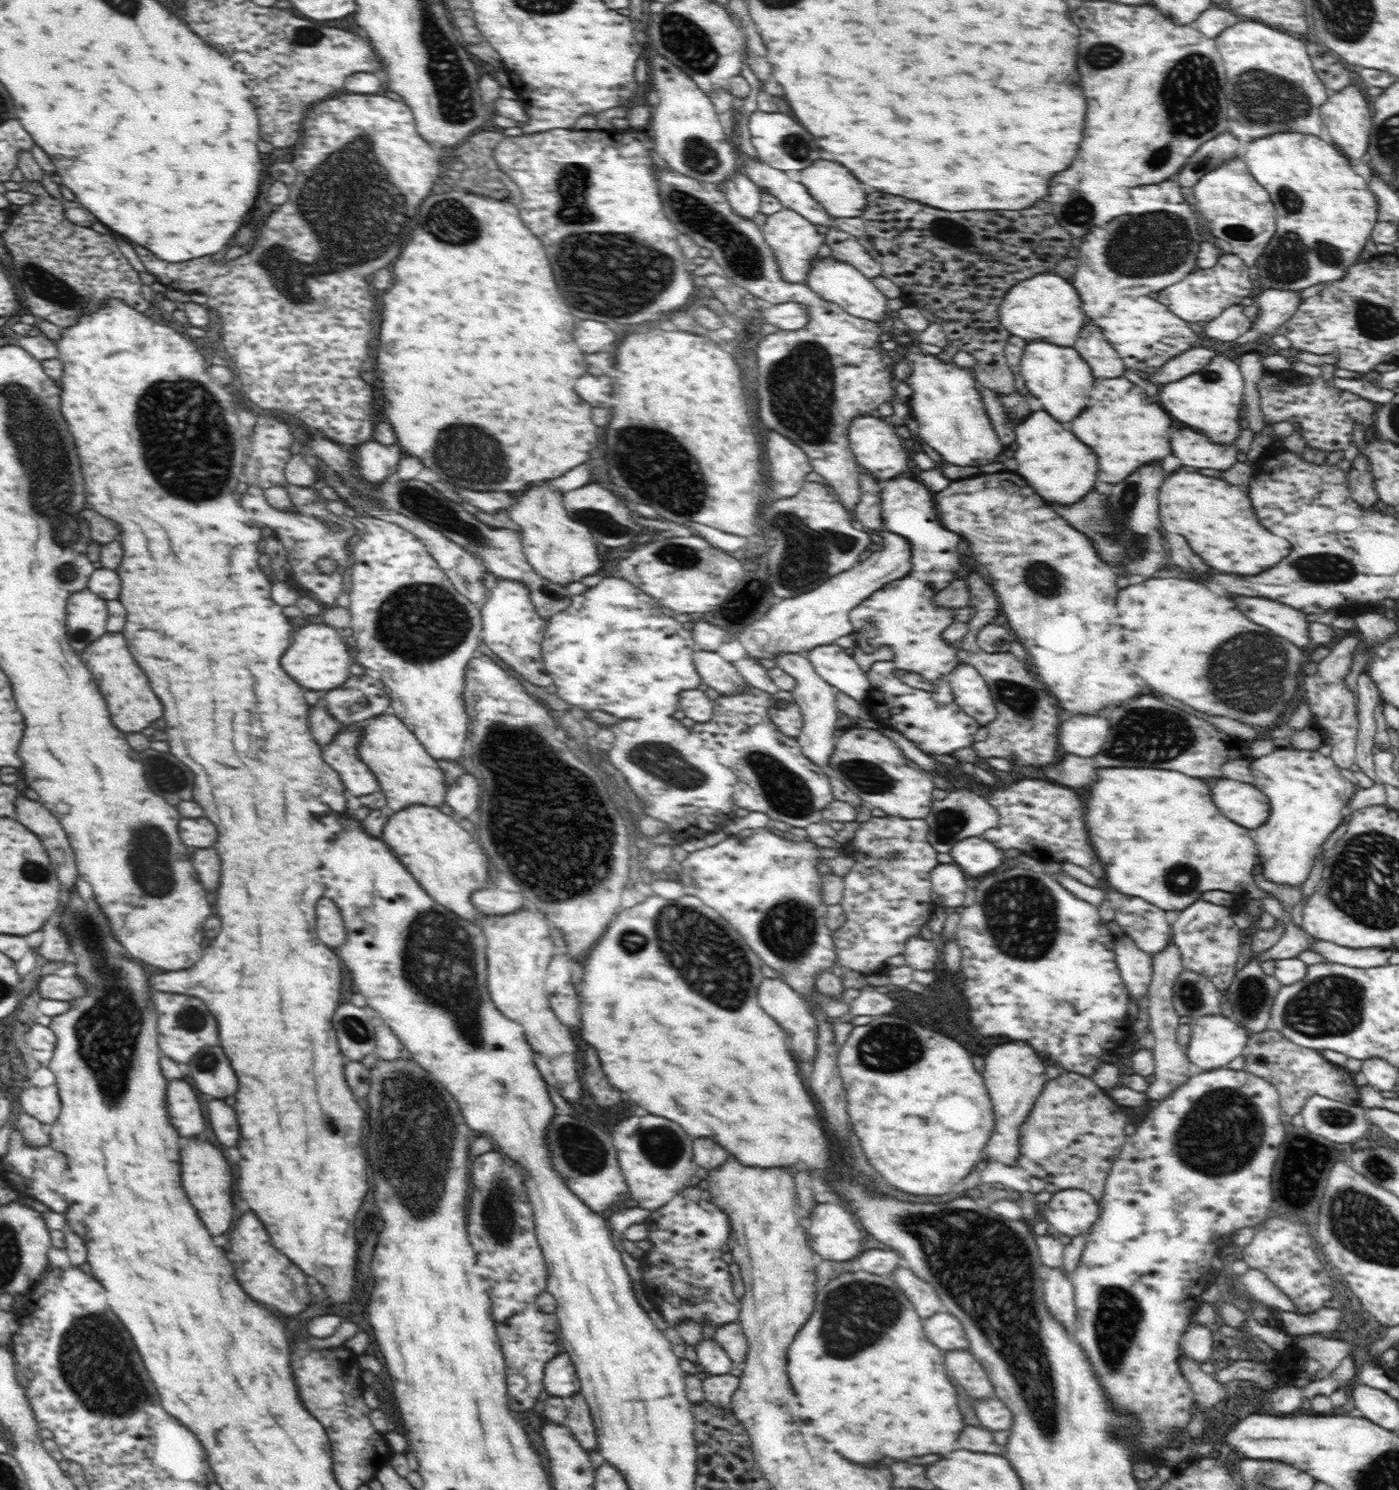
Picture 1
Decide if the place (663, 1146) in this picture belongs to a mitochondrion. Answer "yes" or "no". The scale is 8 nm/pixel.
yes

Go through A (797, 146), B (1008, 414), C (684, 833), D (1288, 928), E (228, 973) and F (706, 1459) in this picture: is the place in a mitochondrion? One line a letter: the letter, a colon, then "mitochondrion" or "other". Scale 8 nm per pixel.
A: mitochondrion
B: mitochondrion
C: other
D: other
E: other
F: other

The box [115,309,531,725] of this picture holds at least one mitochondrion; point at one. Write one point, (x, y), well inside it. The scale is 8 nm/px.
(181, 407)

